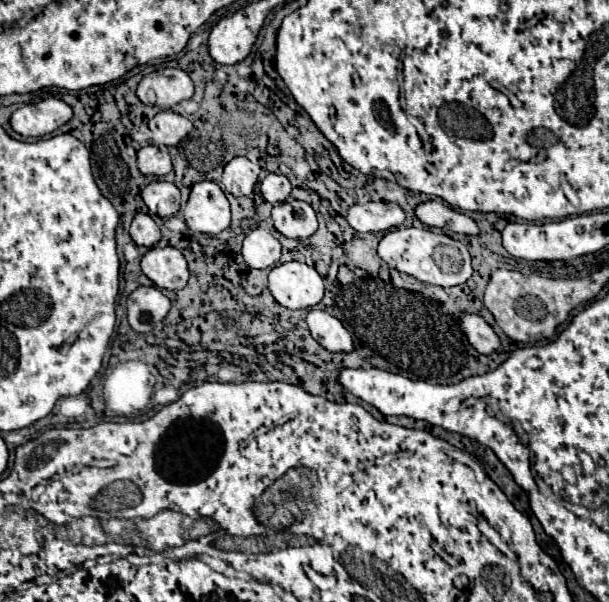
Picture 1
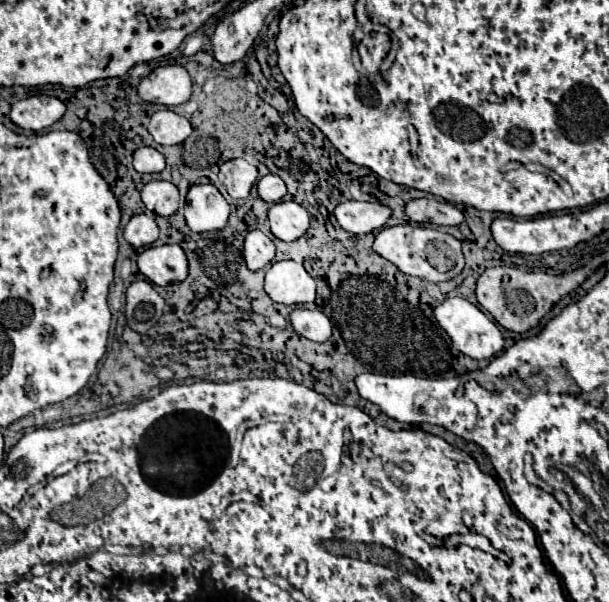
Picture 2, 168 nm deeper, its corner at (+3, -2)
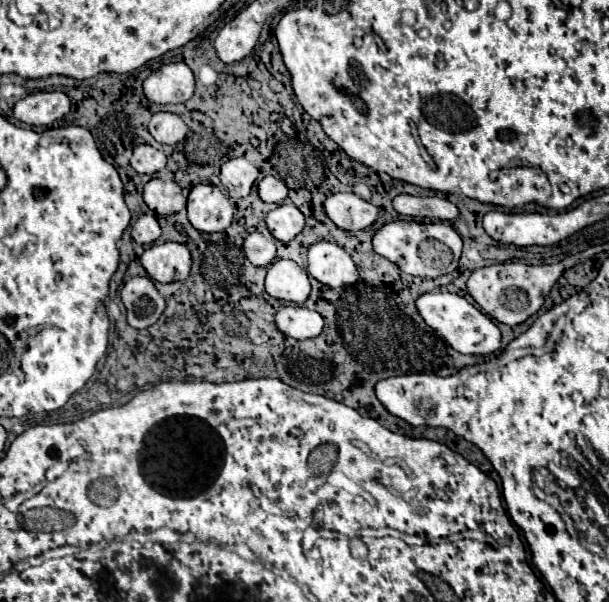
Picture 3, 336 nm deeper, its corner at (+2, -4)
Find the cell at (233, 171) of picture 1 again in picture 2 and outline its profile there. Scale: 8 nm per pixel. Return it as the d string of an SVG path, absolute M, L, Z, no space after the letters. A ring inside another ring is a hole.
M243 158L229 160L229 162L221 164L219 180L227 188L229 196L235 198L235 200L237 198L247 198L251 186L257 182L257 178L259 178L257 168Z

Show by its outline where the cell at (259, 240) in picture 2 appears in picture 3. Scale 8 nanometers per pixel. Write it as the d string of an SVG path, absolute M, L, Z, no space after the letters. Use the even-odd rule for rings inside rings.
M252 232L244 240L244 254L254 266L268 266L276 258L276 246L272 240L264 238L260 232Z

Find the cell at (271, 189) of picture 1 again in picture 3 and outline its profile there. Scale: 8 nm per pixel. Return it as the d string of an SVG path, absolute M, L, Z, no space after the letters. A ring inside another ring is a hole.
M266 176L258 184L258 194L268 204L280 204L282 200L286 200L288 188L286 188L284 180L280 180L276 176Z

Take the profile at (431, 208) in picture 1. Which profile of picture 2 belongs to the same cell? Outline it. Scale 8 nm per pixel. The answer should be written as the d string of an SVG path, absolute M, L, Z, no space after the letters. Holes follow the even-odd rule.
M419 198L411 200L405 206L407 216L417 224L435 224L435 226L459 226L465 216L459 208L449 202L439 202L435 198Z

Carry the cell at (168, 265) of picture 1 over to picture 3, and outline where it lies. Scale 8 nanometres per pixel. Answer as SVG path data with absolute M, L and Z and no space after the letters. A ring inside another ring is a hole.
M162 242L146 248L140 262L148 276L156 282L186 280L192 266L188 248L178 242Z

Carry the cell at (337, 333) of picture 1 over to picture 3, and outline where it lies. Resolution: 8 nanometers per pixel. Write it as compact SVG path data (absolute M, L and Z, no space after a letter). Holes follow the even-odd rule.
M282 306L282 308L278 308L274 314L274 324L282 334L292 336L296 340L314 338L324 328L322 316L314 310L304 308L304 306Z

